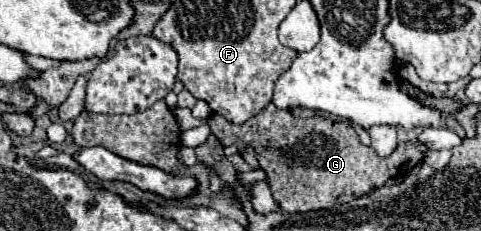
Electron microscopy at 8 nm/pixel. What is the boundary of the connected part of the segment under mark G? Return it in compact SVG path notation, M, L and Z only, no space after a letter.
M269 103L243 125L233 125L219 115L211 115L201 121L191 115L191 109L177 107L173 113L183 131L205 123L221 145L235 145L239 149L239 155L243 155L247 145L253 145L255 157L261 169L267 173L275 199L283 199L277 203L285 213L331 209L339 195L365 195L377 187L383 187L389 179L405 177L425 157L417 149L419 141L401 143L389 157L379 157L371 147L365 147L359 141L355 129L347 119L329 119L321 115L295 119L291 111L277 109L273 103Z

